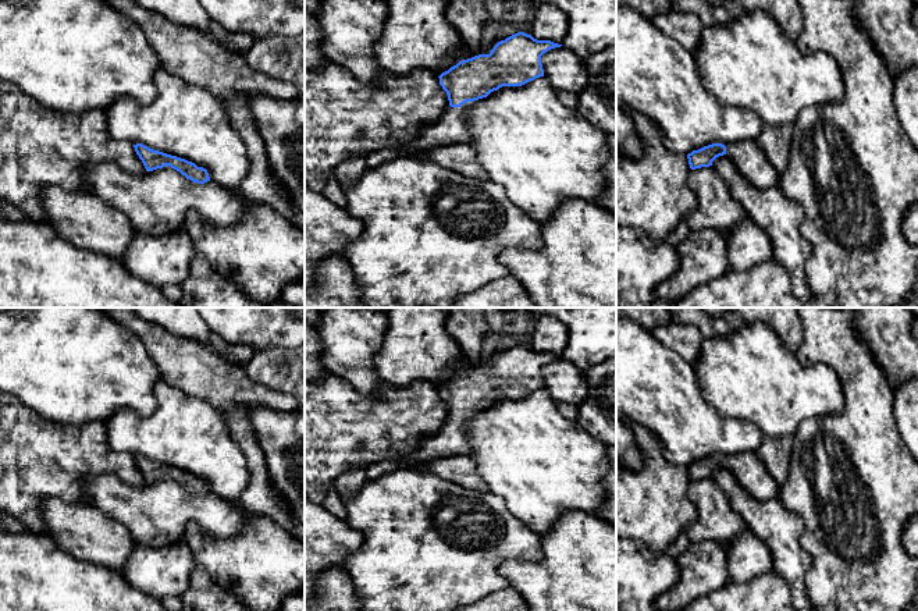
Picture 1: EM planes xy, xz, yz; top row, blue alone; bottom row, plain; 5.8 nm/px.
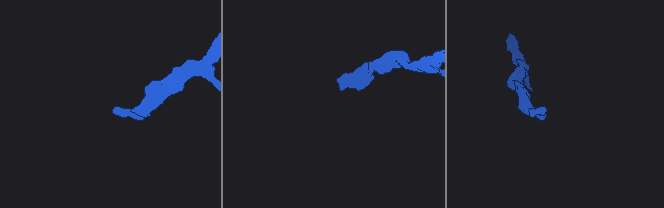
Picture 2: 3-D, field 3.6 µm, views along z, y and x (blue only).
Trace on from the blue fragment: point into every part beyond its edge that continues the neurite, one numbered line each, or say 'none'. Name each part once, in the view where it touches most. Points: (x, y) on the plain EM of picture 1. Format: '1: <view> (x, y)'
1: xz (452, 439)

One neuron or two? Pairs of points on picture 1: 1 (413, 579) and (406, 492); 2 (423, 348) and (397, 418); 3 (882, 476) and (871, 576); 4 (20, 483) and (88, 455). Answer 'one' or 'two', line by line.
1: one
2: two
3: one
4: one

